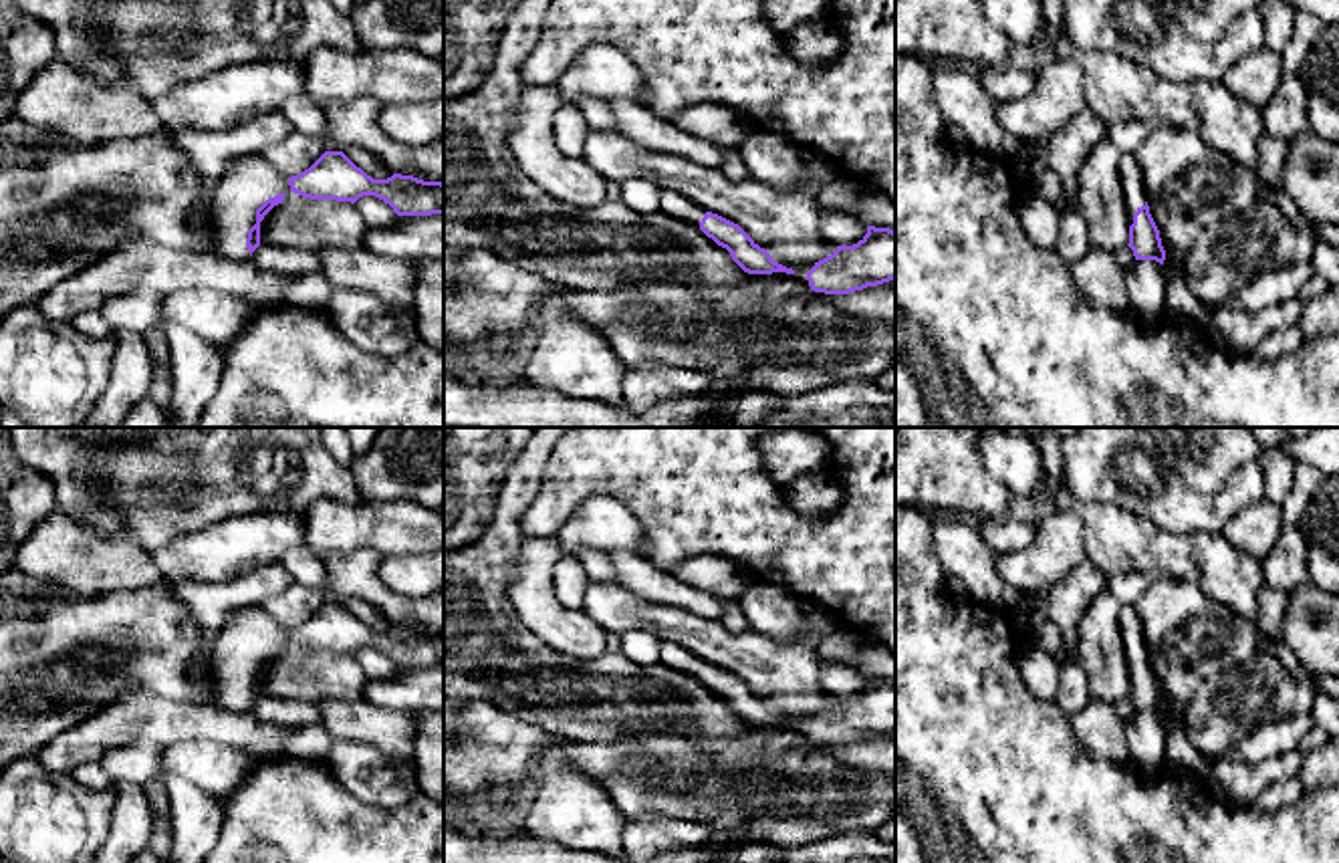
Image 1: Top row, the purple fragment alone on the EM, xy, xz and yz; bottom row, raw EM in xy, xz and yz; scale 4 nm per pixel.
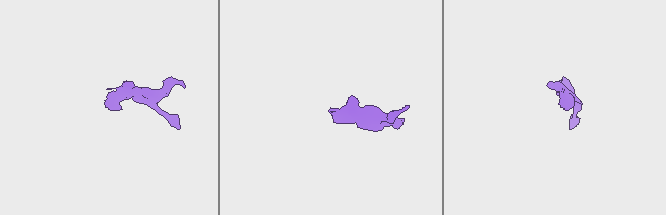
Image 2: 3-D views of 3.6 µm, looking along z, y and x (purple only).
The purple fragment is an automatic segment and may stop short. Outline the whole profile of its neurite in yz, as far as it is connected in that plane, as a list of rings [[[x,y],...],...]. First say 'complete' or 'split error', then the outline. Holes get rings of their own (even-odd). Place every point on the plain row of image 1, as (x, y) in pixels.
split error | [[[1121,605],[1119,625],[1125,659],[1131,673],[1127,698],[1133,702],[1135,712],[1155,712],[1164,716],[1166,702],[1162,698],[1160,682],[1149,665],[1141,621],[1133,605]]]

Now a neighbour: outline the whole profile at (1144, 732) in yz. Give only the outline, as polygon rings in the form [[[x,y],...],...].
[[[1135,712],[1125,720],[1127,760],[1141,766],[1166,766],[1166,726],[1155,712]]]

